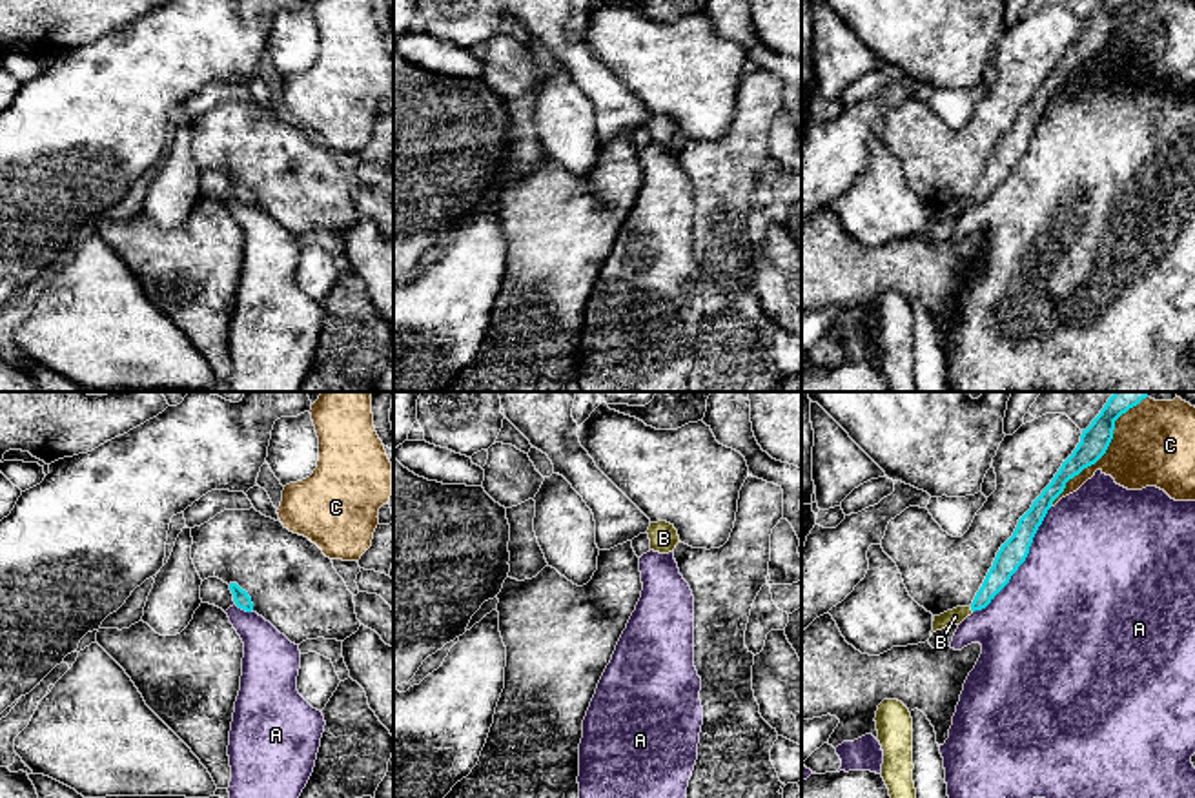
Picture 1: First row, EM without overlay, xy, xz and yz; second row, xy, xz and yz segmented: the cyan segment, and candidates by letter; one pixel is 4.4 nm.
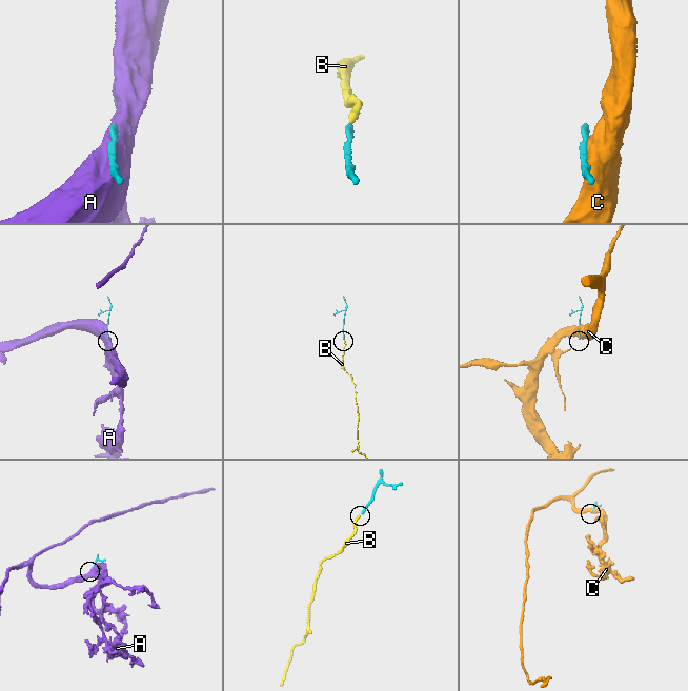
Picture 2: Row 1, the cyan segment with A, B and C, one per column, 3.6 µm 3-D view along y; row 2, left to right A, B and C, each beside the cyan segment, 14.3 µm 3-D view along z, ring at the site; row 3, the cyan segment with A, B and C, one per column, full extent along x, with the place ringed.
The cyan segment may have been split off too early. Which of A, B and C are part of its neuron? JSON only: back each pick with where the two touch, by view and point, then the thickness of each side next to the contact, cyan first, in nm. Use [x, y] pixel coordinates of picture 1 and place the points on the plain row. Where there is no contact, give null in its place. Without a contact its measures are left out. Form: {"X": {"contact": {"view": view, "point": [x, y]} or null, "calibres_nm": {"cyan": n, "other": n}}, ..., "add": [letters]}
{"B": {"contact": {"view": "yz", "point": [971, 201]}, "calibres_nm": {"cyan": 110, "other": 70}}, "add": ["B"]}

